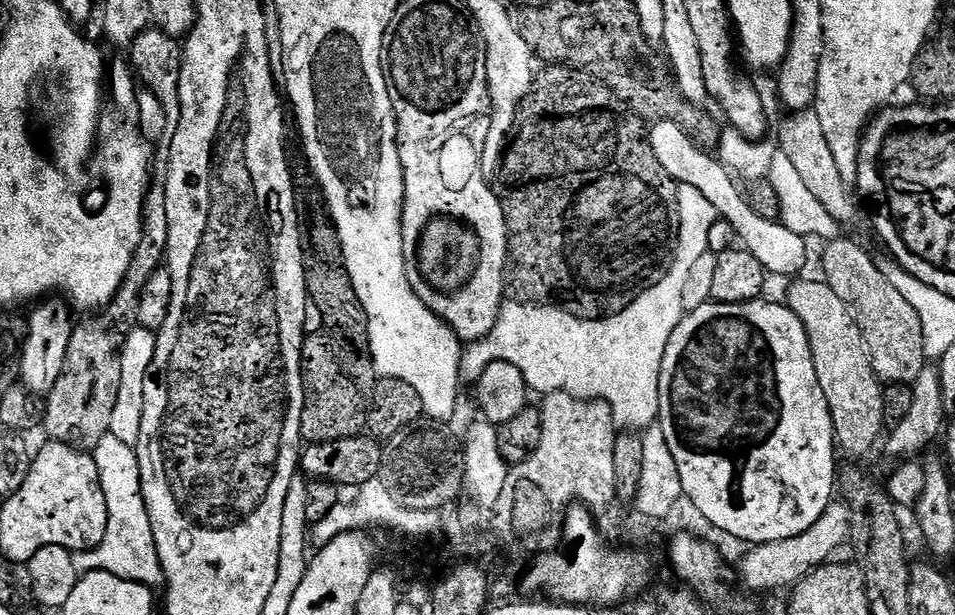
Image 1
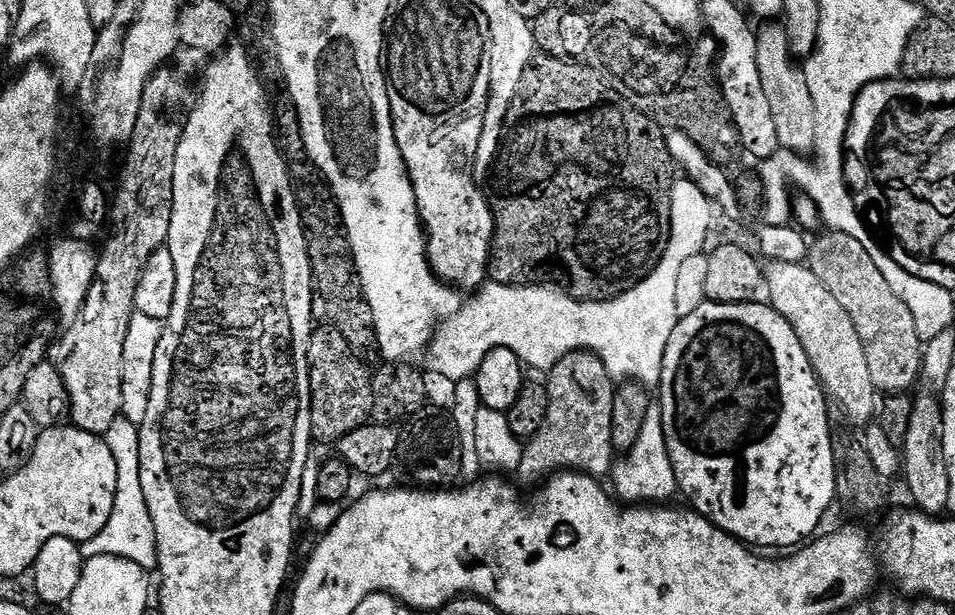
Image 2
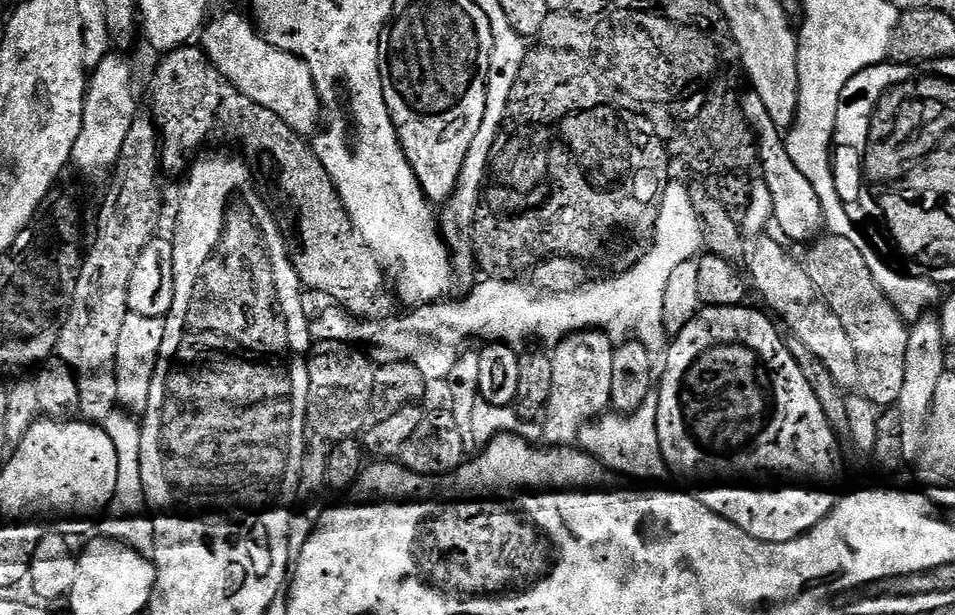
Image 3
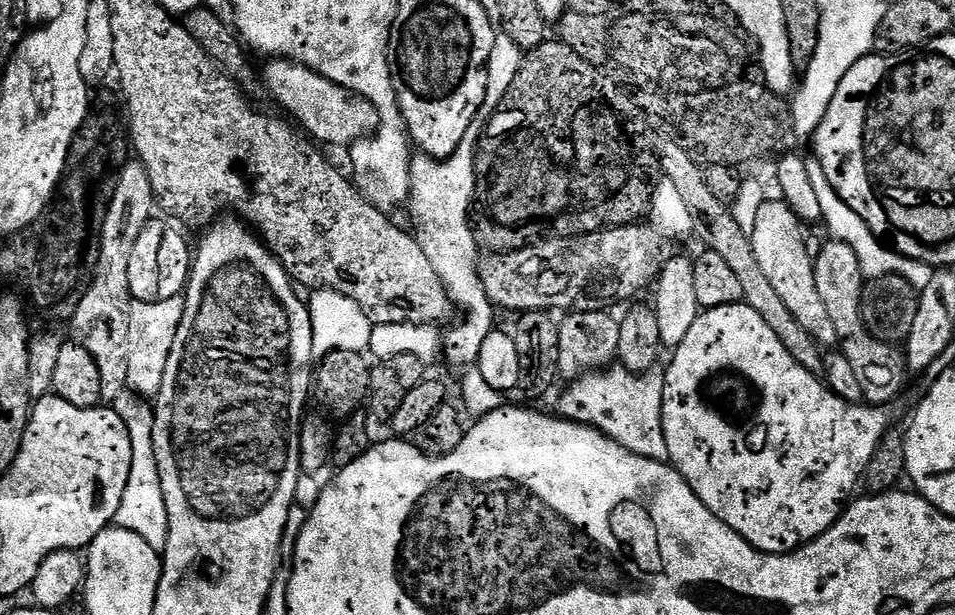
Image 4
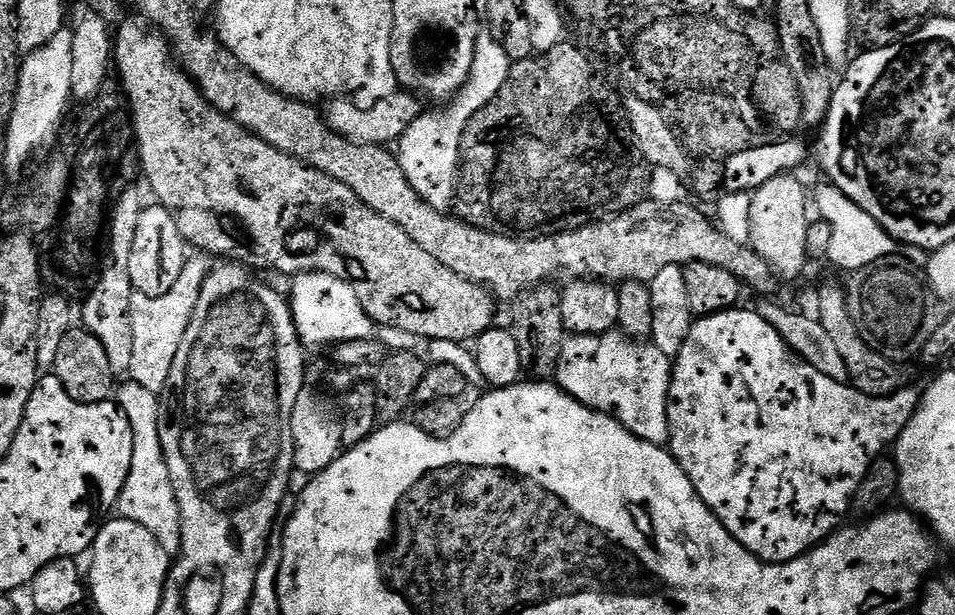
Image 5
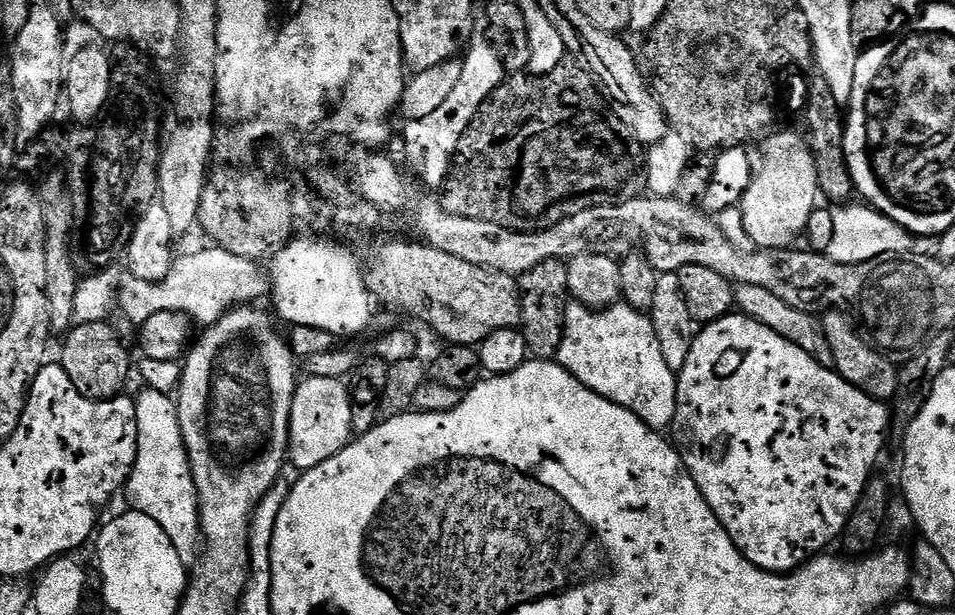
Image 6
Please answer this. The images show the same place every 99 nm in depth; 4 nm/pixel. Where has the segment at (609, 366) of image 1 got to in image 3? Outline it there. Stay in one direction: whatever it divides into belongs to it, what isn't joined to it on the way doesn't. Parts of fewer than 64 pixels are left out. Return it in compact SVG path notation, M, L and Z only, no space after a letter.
M676 180L669 181L660 199L659 216L652 228L652 237L649 246L644 250L644 256L628 271L616 276L613 280L596 280L585 282L572 292L550 292L539 287L532 288L520 284L524 282L494 280L486 278L478 286L474 287L470 294L456 302L451 300L435 301L411 309L410 313L386 323L374 336L369 357L378 364L390 361L407 360L418 366L423 372L425 381L445 381L450 370L454 368L457 358L462 354L464 345L469 338L482 338L488 342L505 343L513 346L518 342L532 336L545 340L548 346L555 346L561 340L565 340L571 332L585 330L603 330L613 338L632 337L641 340L646 347L659 350L666 344L664 331L665 298L667 280L672 271L681 262L695 259L703 249L704 231L701 228L701 220L694 208L691 189Z

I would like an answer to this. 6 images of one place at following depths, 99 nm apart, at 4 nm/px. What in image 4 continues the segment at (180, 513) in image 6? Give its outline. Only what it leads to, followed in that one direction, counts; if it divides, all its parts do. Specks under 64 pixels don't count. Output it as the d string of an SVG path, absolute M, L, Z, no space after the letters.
M122 390L118 395L111 397L111 407L122 418L126 430L130 434L130 474L126 482L126 490L122 494L122 502L116 511L115 527L125 528L138 538L146 538L154 550L163 553L168 533L168 519L166 518L166 498L162 494L162 482L158 478L158 466L154 458L152 445L152 413L153 405L145 397L131 390Z

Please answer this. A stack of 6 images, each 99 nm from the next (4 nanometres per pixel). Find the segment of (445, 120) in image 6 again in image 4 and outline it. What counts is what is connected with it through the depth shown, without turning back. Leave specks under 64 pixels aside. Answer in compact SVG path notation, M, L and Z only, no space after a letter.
M497 35L496 48L490 50L490 58L488 59L486 98L482 102L478 114L470 122L470 130L466 130L466 138L462 138L458 150L454 150L454 154L449 156L447 160L438 161L430 156L418 154L413 157L411 162L410 205L412 204L412 212L416 215L416 228L414 227L416 241L418 246L422 246L422 254L426 254L430 266L434 266L434 274L438 274L438 278L447 290L453 305L459 311L460 308L464 311L464 317L461 318L460 324L453 323L451 325L453 328L449 330L448 334L446 332L442 340L443 359L448 359L454 367L460 368L460 370L467 370L479 361L482 354L482 342L486 342L486 338L494 331L494 324L492 324L494 305L488 299L484 283L480 278L478 260L476 264L478 245L470 223L470 209L476 194L476 144L480 141L480 135L484 133L484 127L487 126L488 120L496 113L496 107L500 105L502 98L506 98L506 90L510 90L510 82L514 82L514 78L518 74L521 59L521 48L514 46L514 42L510 42L508 36Z

